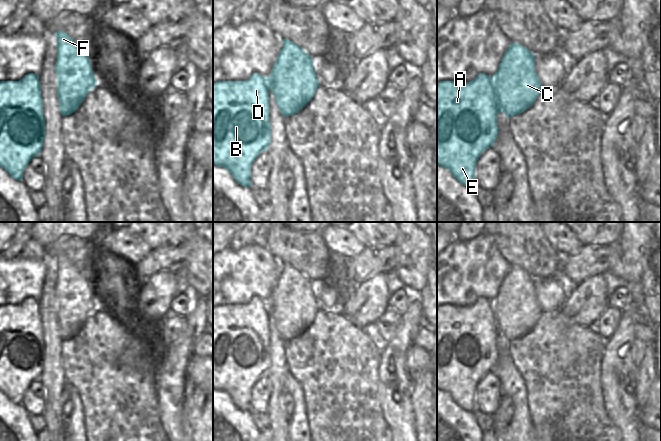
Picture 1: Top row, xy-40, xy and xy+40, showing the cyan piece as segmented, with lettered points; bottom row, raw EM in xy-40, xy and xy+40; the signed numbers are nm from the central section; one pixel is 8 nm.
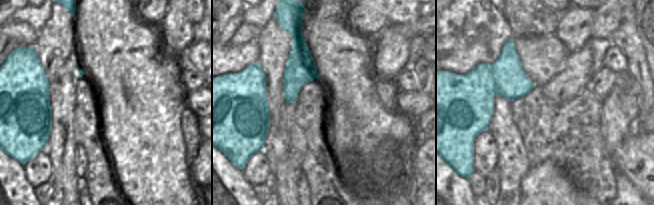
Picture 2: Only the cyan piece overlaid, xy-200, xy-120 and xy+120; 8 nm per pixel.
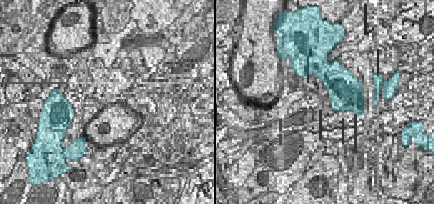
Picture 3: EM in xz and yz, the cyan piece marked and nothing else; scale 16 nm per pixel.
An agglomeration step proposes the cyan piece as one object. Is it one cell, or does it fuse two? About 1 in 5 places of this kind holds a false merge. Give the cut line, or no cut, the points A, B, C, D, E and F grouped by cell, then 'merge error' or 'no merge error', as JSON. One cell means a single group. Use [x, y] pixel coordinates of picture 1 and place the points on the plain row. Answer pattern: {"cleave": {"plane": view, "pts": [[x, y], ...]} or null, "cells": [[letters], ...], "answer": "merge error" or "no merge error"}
{"cleave": null, "cells": [["A", "B", "C", "D", "E", "F"]], "answer": "no merge error"}

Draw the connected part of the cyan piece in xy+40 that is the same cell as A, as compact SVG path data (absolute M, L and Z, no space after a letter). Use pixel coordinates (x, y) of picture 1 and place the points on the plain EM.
M511 267L497 296L492 300L477 299L468 307L440 305L437 307L437 389L448 393L453 401L466 411L475 410L475 390L481 378L493 371L499 352L497 338L503 336L509 343L529 333L542 314L535 296L535 279L518 267Z

